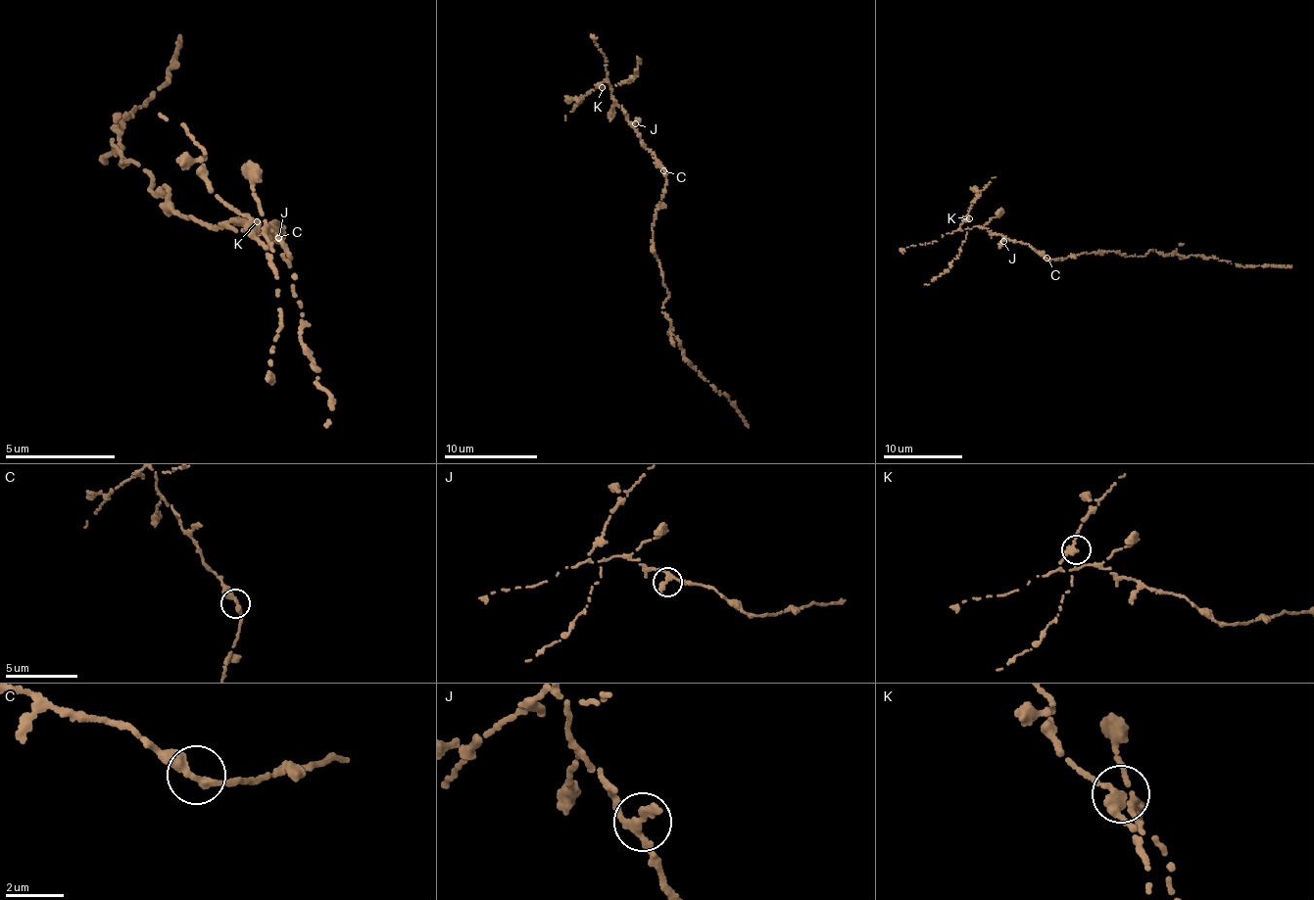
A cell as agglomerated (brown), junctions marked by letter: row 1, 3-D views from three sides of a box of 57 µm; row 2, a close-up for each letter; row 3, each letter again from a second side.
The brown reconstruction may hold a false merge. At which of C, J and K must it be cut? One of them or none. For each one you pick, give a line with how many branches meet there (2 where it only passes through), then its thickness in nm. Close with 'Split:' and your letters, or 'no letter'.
K: 2 | 320 nm
Split: K

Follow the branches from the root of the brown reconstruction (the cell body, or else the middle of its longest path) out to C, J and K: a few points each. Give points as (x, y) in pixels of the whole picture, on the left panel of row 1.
C: (189, 216), (208, 227), (216, 223), (256, 237), (272, 231), (278, 237)
J: (189, 216), (208, 227), (216, 223), (256, 237), (272, 231), (284, 241), (282, 230), (273, 223), (278, 238)
K: (189, 216), (284, 241), (273, 223), (268, 257), (255, 219)

